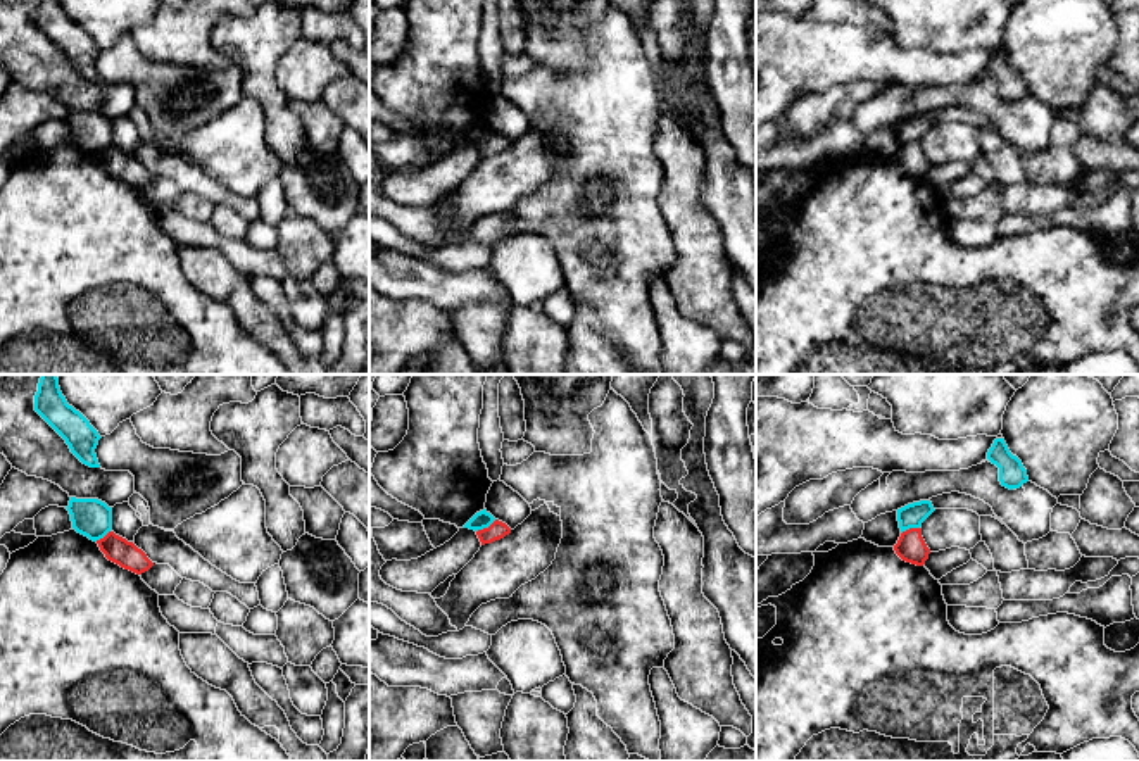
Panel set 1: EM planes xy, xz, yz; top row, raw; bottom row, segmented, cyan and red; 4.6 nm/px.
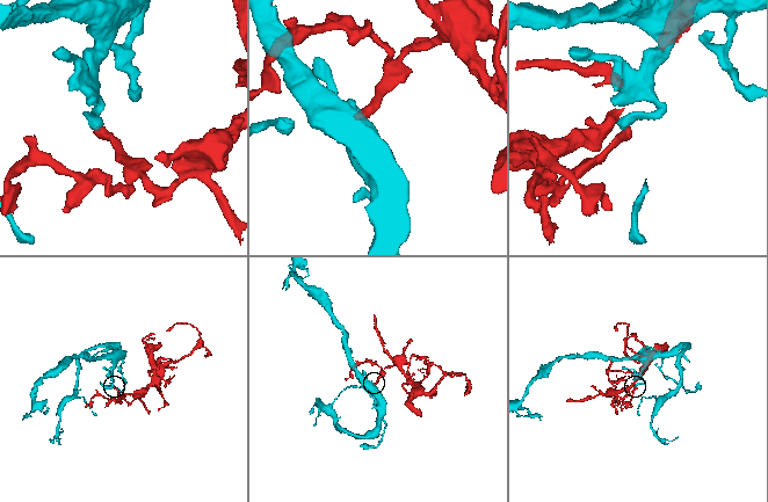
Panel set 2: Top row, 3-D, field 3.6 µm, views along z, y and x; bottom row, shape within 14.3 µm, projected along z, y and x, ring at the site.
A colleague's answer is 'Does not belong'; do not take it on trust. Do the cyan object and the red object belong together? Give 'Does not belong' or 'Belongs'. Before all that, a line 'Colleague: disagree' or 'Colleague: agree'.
Colleague: agree
Does not belong

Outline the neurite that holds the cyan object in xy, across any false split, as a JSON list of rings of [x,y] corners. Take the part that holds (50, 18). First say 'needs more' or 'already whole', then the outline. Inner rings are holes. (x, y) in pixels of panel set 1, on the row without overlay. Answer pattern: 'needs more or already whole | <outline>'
already whole | [[[38,0],[35,24],[66,53],[83,78],[100,81],[95,62],[102,50],[79,24],[67,17],[60,0]]]

